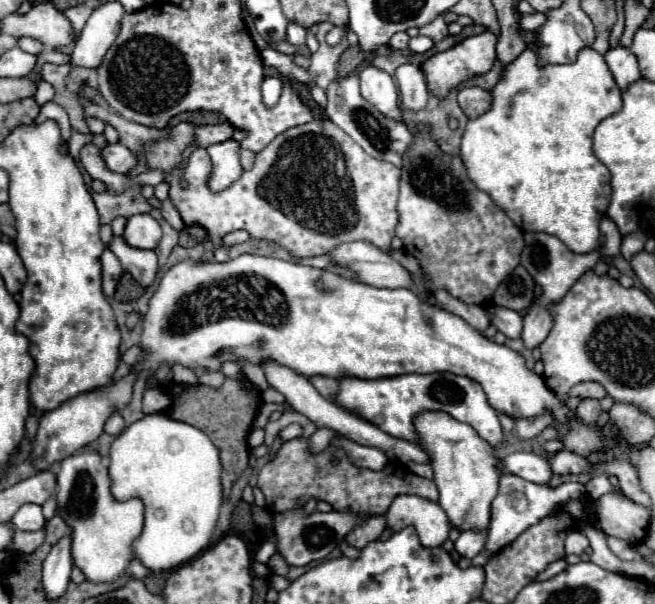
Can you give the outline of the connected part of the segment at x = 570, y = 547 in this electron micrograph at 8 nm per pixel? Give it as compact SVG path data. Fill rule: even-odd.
M571 530L571 532L567 534L567 538L565 538L565 552L567 552L567 554L577 554L577 556L581 556L587 548L589 548L589 540L587 540L585 534L581 534L581 532L577 532L577 530Z

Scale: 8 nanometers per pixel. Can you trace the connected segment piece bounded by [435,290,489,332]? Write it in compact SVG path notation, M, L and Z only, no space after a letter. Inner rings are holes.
M435 290L435 298L437 298L437 302L447 312L453 312L453 314L461 316L475 330L483 332L489 326L489 316L487 316L487 312L481 306L477 306L477 304L465 304L465 302L457 300L455 296L451 296L447 290Z

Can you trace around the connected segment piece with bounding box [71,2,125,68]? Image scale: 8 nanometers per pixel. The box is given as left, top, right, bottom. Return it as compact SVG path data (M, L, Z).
M105 2L97 6L75 44L75 50L71 54L73 64L97 68L109 46L115 42L123 16L125 8L121 2Z

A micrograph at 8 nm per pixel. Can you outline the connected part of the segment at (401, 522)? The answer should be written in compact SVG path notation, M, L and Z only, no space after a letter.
M401 494L393 500L387 510L387 526L395 532L403 530L405 526L415 526L421 544L427 548L443 544L451 528L449 518L439 502L415 494Z

